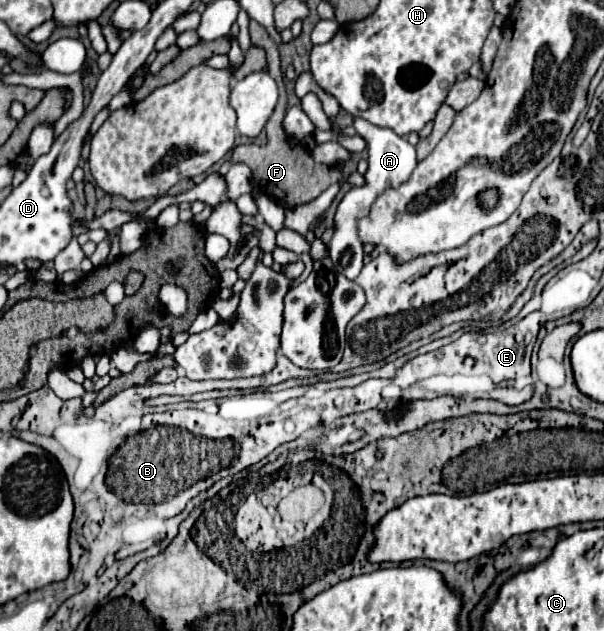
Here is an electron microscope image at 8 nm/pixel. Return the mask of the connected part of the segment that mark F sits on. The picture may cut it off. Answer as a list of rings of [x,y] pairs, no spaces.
[[[251,21],[249,33],[251,33],[251,43],[259,45],[259,47],[263,47],[267,51],[267,71],[269,71],[269,75],[279,85],[279,103],[277,103],[277,107],[275,107],[275,111],[269,117],[269,123],[265,127],[265,131],[267,131],[267,145],[265,147],[259,147],[255,143],[237,145],[233,149],[233,153],[231,153],[231,163],[245,163],[245,165],[249,165],[251,171],[253,171],[255,185],[259,187],[259,191],[275,197],[285,207],[297,207],[297,205],[303,205],[303,203],[309,203],[309,201],[317,199],[329,185],[337,183],[343,177],[343,173],[337,167],[317,163],[299,143],[295,143],[291,137],[285,135],[281,121],[283,121],[285,109],[287,109],[287,95],[285,95],[283,73],[281,73],[281,67],[279,67],[277,45],[275,45],[275,41],[267,35],[267,31],[257,21]]]

